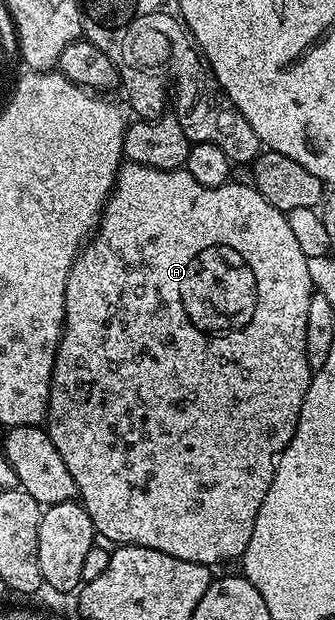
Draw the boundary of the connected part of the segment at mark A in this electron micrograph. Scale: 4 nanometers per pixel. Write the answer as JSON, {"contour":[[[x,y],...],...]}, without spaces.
{"contour":[[[128,161],[122,162],[117,171],[117,179],[113,182],[113,191],[105,202],[105,209],[101,212],[101,221],[97,230],[82,247],[77,260],[73,263],[71,273],[67,277],[67,289],[65,290],[65,325],[61,328],[61,344],[57,347],[57,356],[53,366],[51,377],[51,389],[49,390],[49,414],[47,416],[47,430],[55,449],[59,449],[59,457],[63,457],[63,465],[75,477],[75,485],[79,502],[85,512],[91,517],[94,532],[105,539],[110,539],[113,545],[128,545],[130,547],[146,547],[147,549],[159,549],[159,553],[167,553],[171,557],[179,557],[183,561],[195,561],[206,565],[213,563],[225,563],[228,559],[240,560],[241,554],[247,549],[247,541],[251,541],[251,529],[253,519],[259,513],[259,505],[263,505],[263,497],[267,497],[267,489],[271,489],[271,481],[275,477],[277,458],[285,451],[285,446],[291,441],[291,437],[297,428],[299,413],[303,405],[303,397],[309,388],[311,368],[307,361],[307,308],[311,305],[313,296],[313,282],[311,273],[307,273],[308,257],[299,249],[295,236],[291,234],[291,225],[286,212],[280,211],[274,205],[269,204],[248,182],[236,183],[230,181],[218,187],[199,185],[191,173],[184,169],[180,171],[164,171],[147,165],[139,165]]]}

